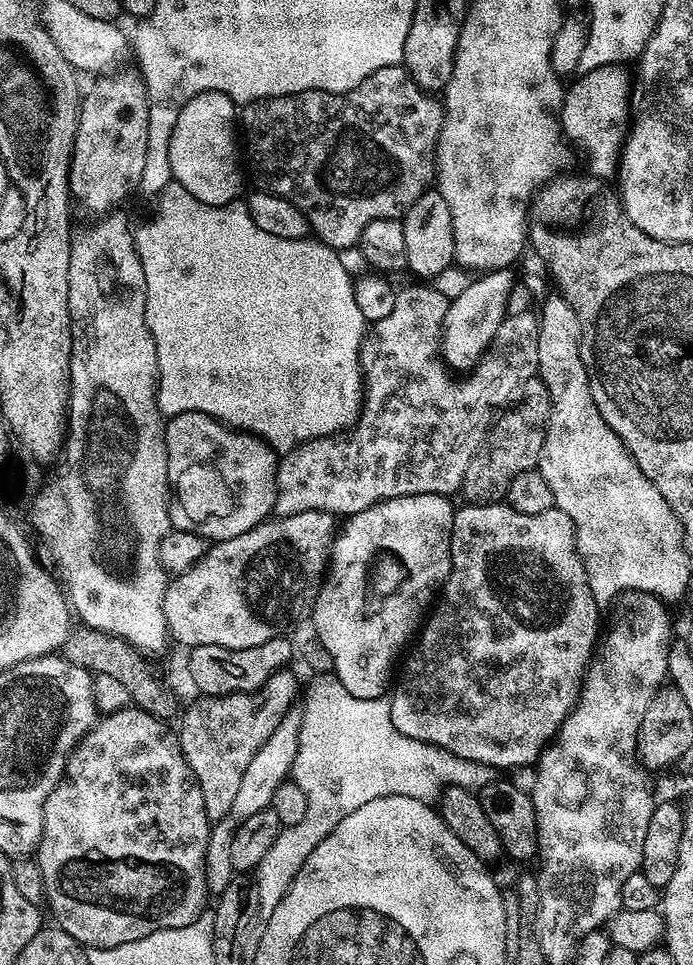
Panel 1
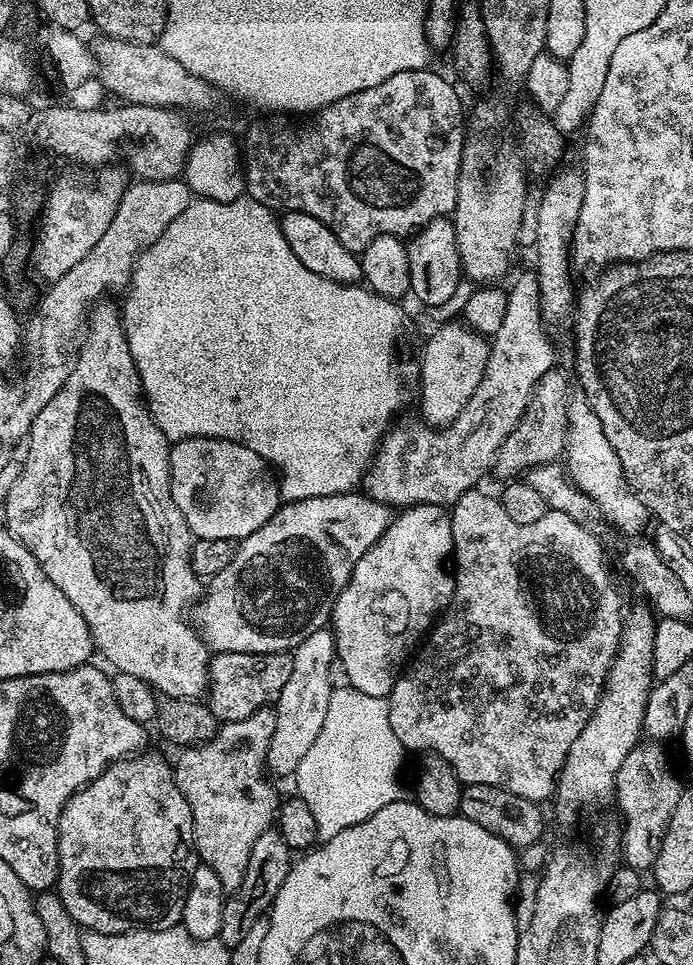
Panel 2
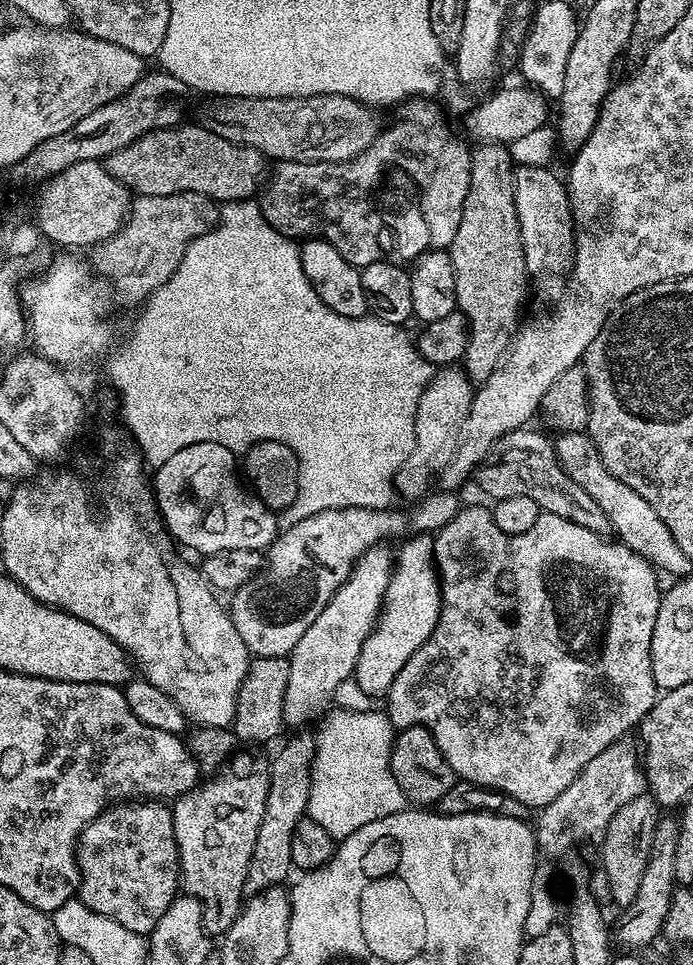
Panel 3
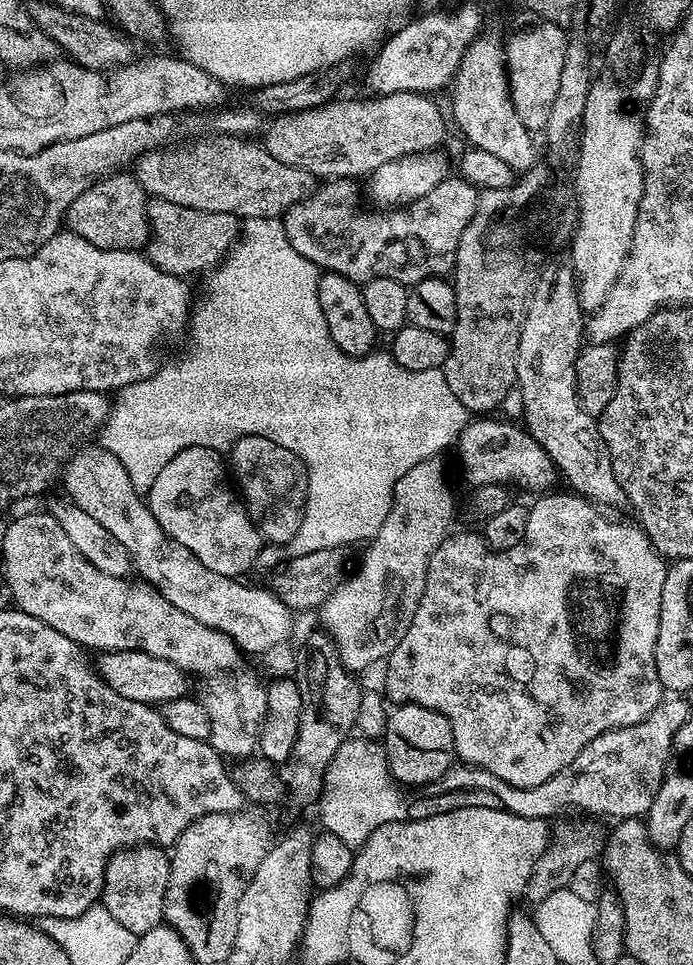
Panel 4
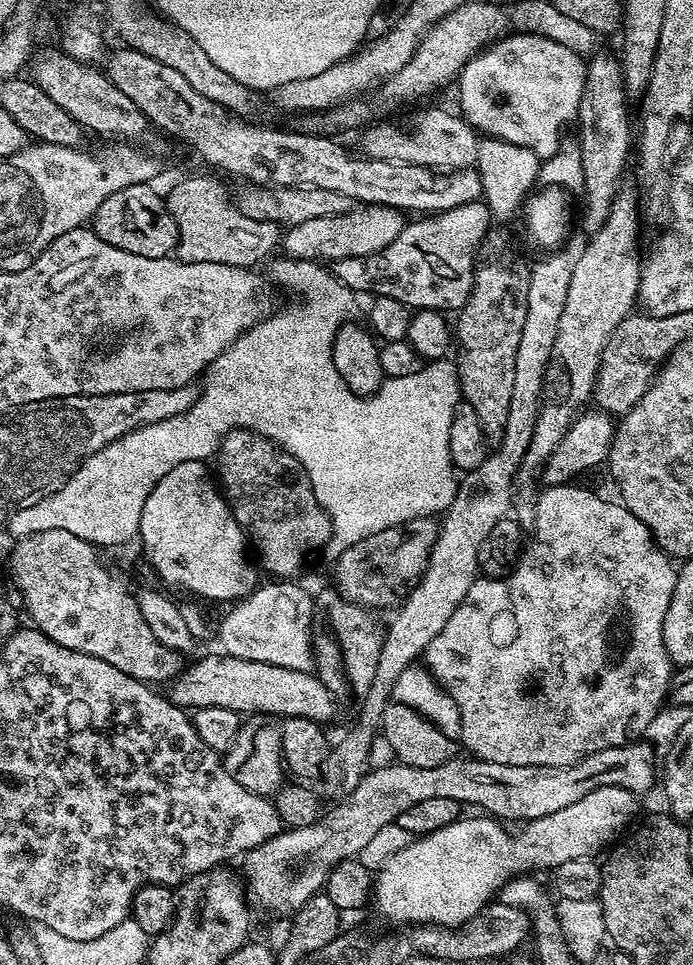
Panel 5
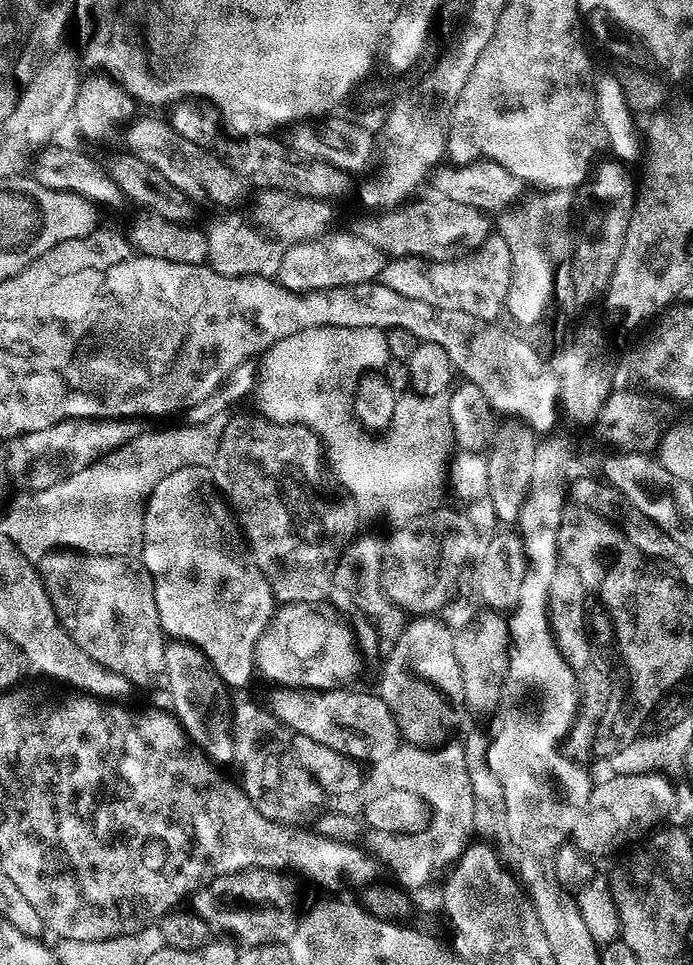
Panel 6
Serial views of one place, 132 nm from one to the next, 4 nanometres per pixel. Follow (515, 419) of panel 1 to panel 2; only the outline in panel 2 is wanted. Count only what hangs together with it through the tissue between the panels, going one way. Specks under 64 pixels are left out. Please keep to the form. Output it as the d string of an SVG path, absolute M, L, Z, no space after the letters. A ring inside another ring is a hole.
M553 370L542 374L542 378L530 394L530 400L518 426L510 430L506 442L502 442L496 455L494 472L495 475L501 476L501 481L508 482L513 478L523 477L532 468L559 461L565 455L568 442L569 399L566 373Z

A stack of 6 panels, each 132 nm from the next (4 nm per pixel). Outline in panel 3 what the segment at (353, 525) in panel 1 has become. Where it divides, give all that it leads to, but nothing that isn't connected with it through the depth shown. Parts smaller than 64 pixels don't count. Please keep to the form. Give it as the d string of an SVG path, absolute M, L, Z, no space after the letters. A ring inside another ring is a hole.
M412 534L409 537L401 546L400 552L398 548L395 553L392 577L386 586L380 616L376 619L376 626L366 638L366 642L362 642L362 650L358 654L354 677L371 698L387 697L394 678L398 678L398 670L402 670L402 666L406 666L406 662L410 662L415 652L428 641L440 617L440 573L436 571L436 557L432 554L433 537L428 534Z

